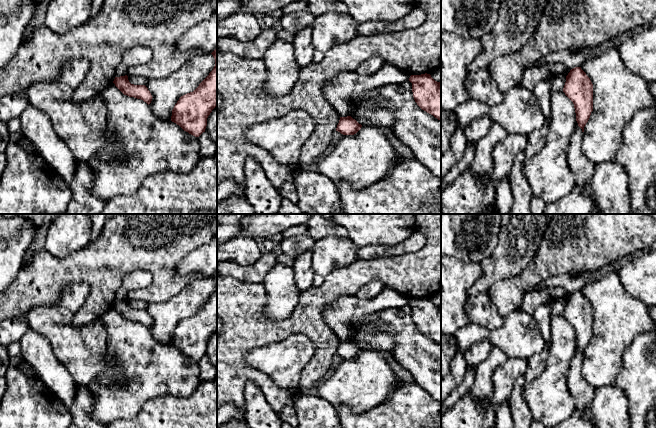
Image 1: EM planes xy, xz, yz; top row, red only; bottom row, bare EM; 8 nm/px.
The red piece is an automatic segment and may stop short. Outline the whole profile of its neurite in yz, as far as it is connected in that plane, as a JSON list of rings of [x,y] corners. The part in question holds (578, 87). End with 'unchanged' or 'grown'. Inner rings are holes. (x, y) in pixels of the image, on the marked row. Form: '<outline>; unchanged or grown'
[[[581,67],[570,70],[566,76],[563,92],[573,102],[576,121],[584,132],[593,111],[593,84]]]; unchanged

